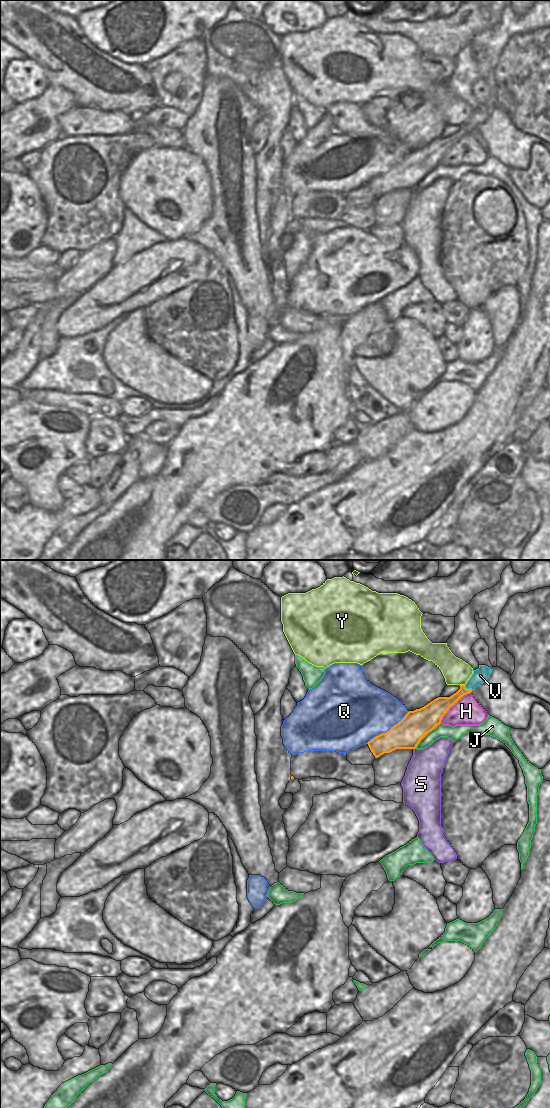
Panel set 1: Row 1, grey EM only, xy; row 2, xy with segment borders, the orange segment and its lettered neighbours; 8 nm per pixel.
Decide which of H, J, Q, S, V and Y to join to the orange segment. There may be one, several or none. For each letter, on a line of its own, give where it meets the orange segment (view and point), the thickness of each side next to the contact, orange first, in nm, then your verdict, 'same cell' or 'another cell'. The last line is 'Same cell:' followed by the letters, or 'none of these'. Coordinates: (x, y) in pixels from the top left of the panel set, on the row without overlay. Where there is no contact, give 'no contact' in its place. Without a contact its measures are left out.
H: contact xy (452, 145); calibres 200 and 220 nm; another cell
J: contact xy (426, 174); calibres 240 and 110 nm; another cell
Q: contact xy (387, 171); calibres 240 and 460 nm; another cell
S: contact xy (414, 188); calibres 240 and 300 nm; another cell
V: contact xy (468, 129); calibres 130 and 120 nm; same cell
Y: contact xy (461, 125); calibres 140 and 200 nm; another cell
Same cell: V

